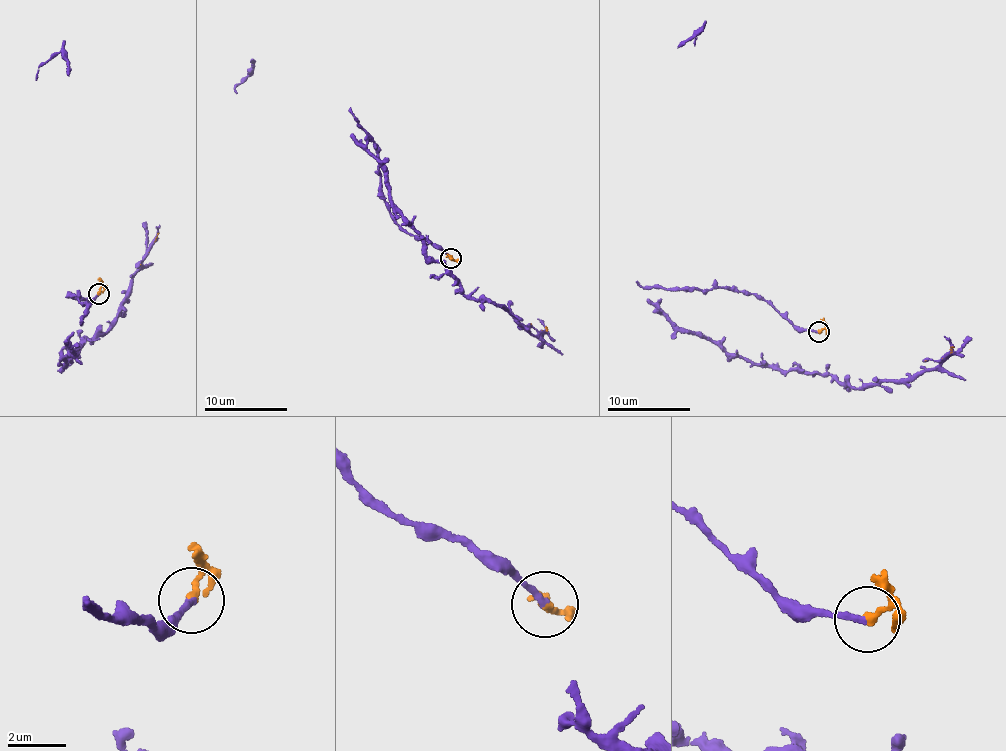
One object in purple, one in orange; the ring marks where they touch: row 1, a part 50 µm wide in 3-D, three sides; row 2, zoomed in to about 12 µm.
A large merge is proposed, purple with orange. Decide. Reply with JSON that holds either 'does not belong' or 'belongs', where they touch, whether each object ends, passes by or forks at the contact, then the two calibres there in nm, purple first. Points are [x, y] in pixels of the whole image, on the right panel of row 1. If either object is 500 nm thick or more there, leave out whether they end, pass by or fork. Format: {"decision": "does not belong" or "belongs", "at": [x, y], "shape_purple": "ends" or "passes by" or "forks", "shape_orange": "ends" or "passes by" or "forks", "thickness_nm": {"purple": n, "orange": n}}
{"decision": "belongs", "at": [819, 332], "shape_purple": "ends", "shape_orange": "ends", "thickness_nm": {"purple": 240, "orange": 260}}

